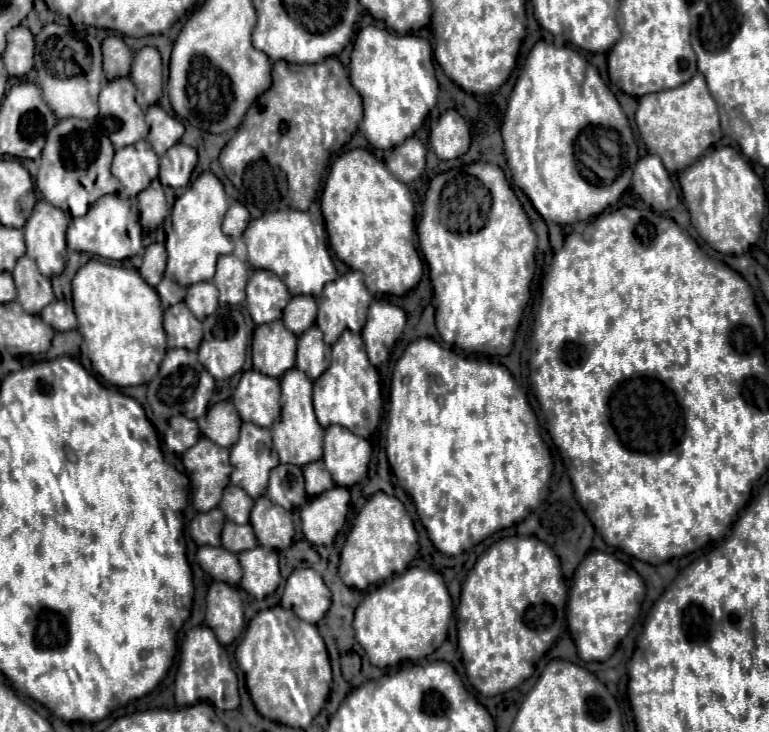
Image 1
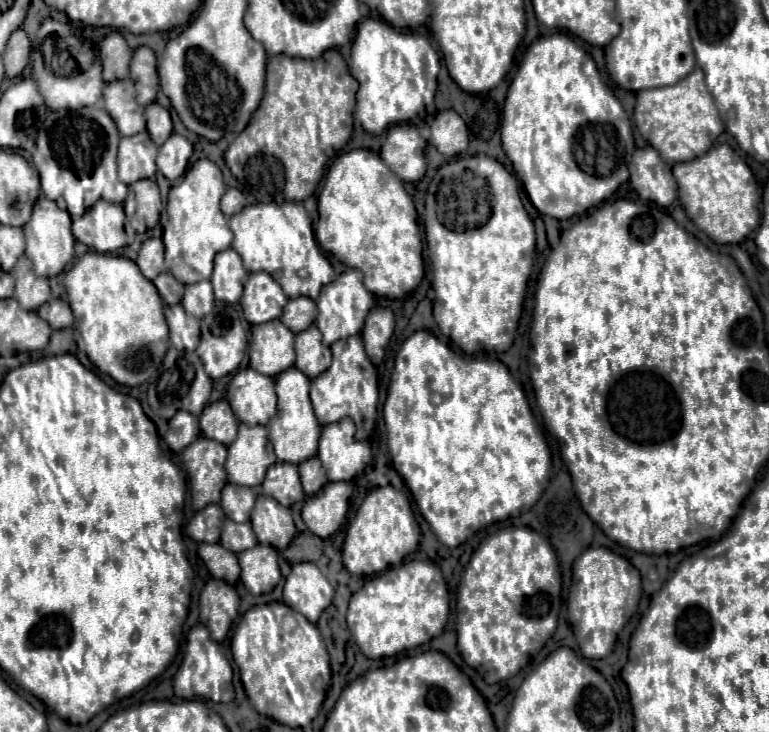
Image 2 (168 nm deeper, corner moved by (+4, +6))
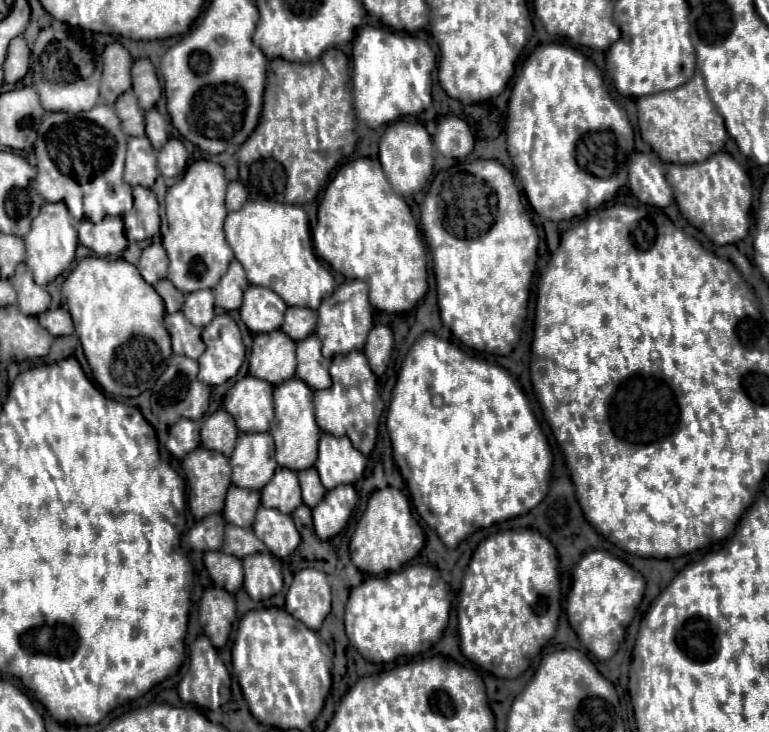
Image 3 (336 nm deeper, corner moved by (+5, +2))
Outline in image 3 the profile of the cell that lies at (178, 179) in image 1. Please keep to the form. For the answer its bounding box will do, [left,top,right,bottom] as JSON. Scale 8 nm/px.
[159,138,187,178]

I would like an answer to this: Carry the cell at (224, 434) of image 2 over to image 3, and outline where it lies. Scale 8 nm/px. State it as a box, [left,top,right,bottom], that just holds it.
[201,408,237,456]

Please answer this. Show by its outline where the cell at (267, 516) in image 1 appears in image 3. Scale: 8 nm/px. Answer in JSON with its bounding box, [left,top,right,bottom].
[253,506,301,558]

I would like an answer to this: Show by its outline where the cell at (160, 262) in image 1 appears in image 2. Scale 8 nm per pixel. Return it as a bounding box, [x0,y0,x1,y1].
[136,238,164,280]

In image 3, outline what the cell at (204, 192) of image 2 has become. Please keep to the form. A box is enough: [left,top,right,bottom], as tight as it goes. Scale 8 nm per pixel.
[163,160,233,294]

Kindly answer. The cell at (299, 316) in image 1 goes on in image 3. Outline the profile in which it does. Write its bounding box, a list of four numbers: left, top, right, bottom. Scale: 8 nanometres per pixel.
[281,306,317,342]

